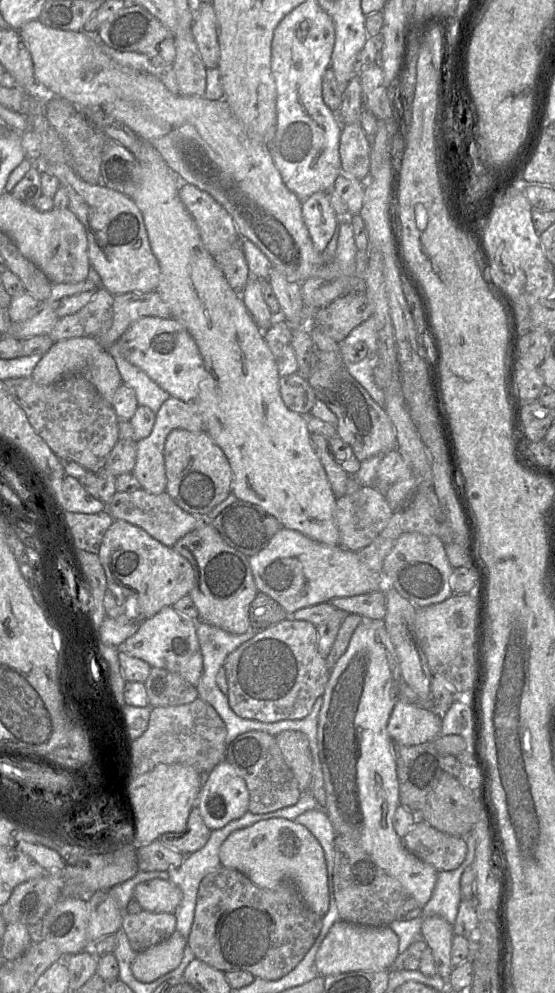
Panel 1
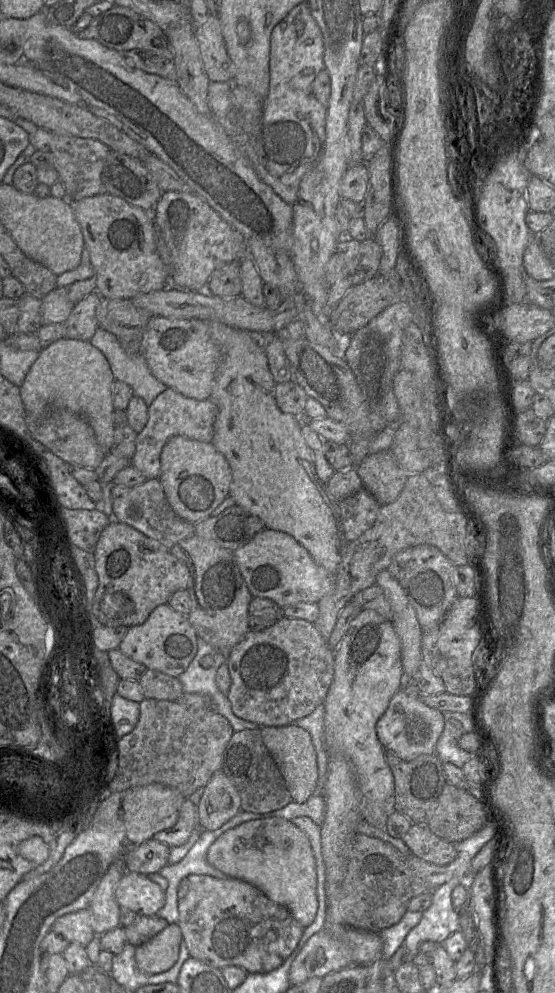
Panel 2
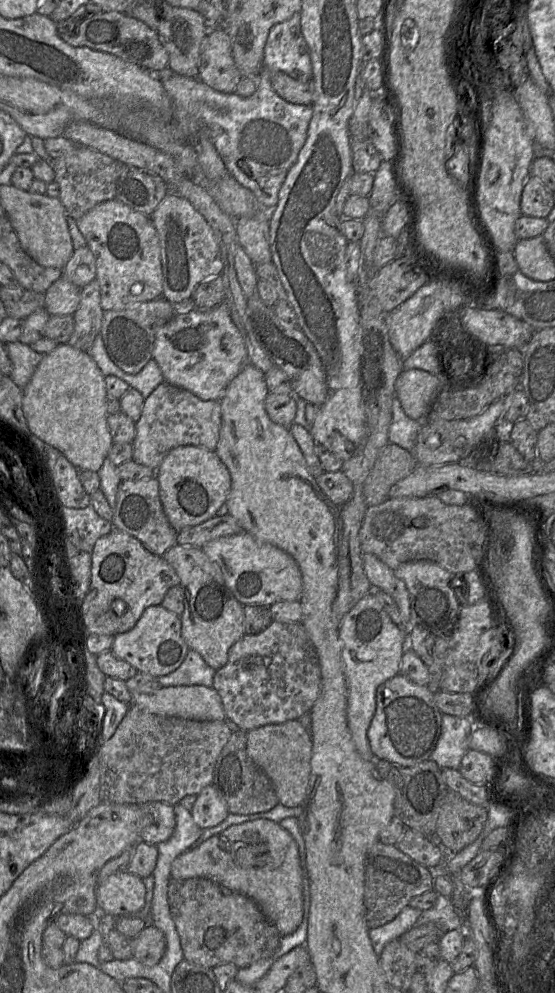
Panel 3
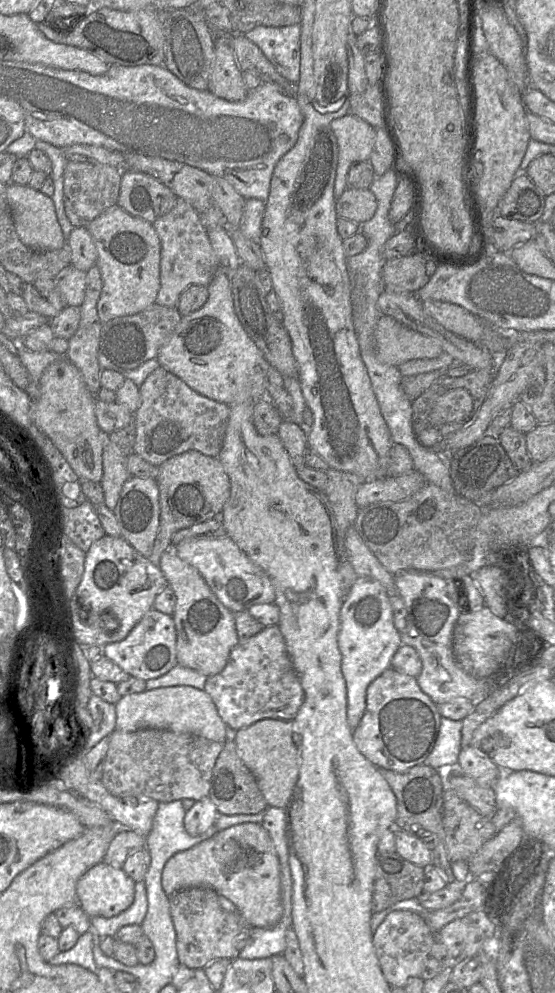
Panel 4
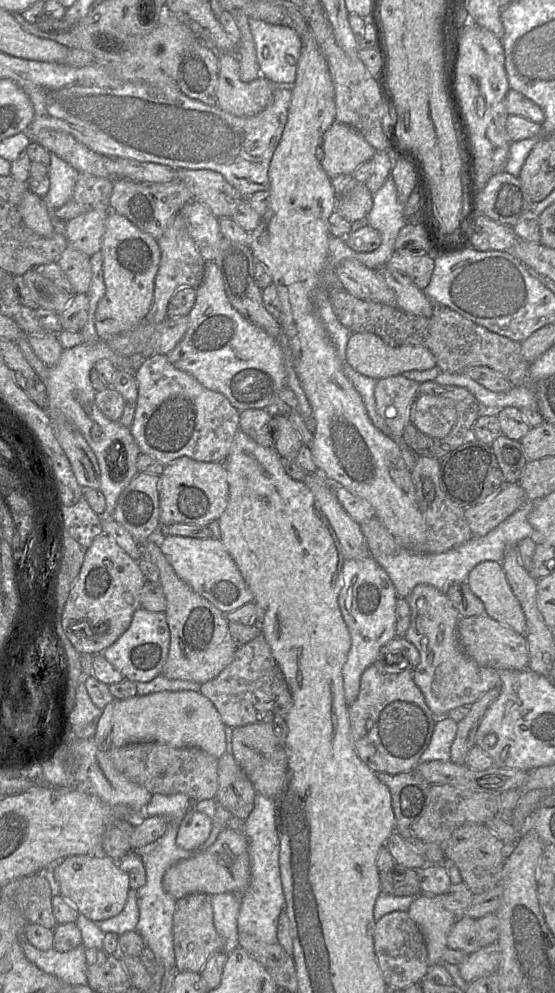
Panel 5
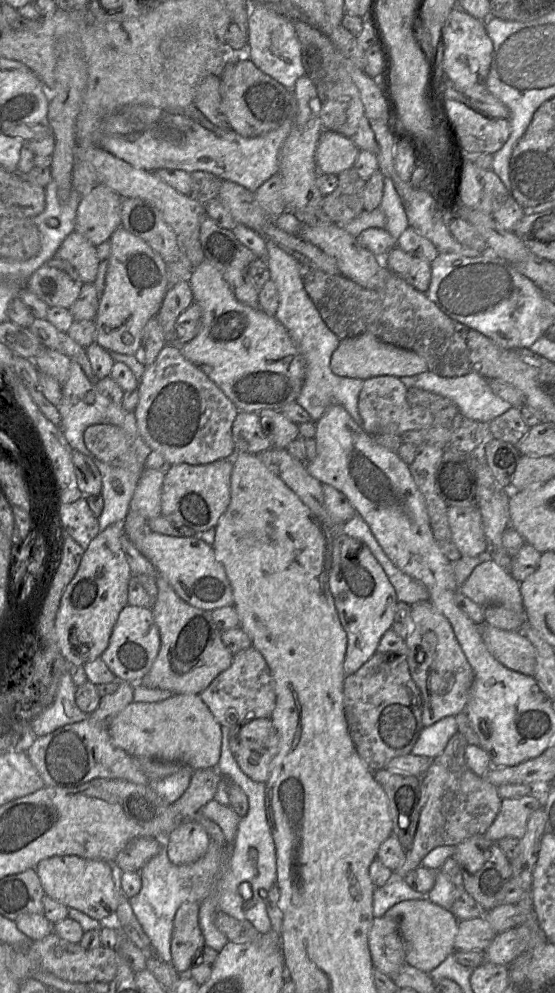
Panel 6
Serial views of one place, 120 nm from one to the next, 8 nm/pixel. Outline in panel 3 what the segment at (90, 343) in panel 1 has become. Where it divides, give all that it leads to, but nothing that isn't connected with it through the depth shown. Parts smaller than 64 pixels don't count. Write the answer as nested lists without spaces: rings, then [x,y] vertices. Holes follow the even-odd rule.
[[[63,343],[43,356],[29,383],[23,388],[22,409],[30,432],[58,449],[78,470],[98,472],[113,444],[107,425],[108,395],[104,378],[89,352]]]

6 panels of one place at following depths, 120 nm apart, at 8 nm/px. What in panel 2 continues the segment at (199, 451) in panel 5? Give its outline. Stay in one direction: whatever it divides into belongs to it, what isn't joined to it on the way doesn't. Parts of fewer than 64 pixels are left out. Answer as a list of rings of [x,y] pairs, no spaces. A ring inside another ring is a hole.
[[[168,387],[148,408],[148,421],[144,429],[137,434],[136,449],[131,465],[147,479],[159,478],[161,452],[166,442],[173,436],[183,436],[200,442],[212,443],[216,417],[217,406],[212,400],[188,398]]]

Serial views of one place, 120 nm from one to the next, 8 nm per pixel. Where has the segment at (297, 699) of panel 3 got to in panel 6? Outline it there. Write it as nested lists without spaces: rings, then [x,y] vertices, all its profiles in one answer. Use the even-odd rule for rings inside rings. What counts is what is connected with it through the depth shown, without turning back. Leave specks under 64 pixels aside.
[[[253,646],[234,655],[231,666],[221,672],[199,696],[216,721],[228,728],[257,718],[269,718],[276,704],[271,670],[263,655]]]

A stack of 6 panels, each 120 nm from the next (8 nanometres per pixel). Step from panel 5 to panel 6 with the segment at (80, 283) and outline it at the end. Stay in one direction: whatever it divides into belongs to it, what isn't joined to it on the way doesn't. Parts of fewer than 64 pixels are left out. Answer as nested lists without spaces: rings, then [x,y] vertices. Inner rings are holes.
[[[77,230],[65,238],[55,257],[68,261],[83,283],[95,281],[98,269],[96,247]]]

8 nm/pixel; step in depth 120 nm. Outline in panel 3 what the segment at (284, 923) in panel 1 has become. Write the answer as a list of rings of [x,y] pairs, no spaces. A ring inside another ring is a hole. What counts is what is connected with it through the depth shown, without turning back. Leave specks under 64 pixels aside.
[[[210,879],[171,880],[168,902],[188,962],[207,968],[227,963],[244,968],[272,957],[279,948],[282,935],[259,906],[241,893],[224,895],[220,885]]]

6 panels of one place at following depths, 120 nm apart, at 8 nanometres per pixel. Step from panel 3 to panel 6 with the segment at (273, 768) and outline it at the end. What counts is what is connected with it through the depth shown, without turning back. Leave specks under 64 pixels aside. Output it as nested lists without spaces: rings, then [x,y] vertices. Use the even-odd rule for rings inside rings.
[[[257,718],[229,729],[229,749],[241,771],[251,780],[266,784],[270,776],[271,762],[279,747],[279,736],[271,719]]]

